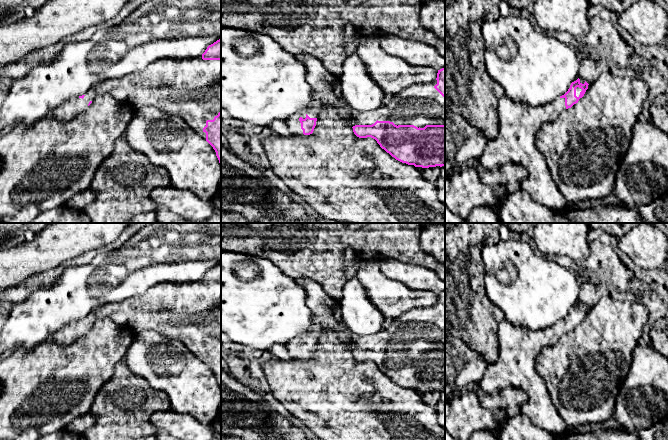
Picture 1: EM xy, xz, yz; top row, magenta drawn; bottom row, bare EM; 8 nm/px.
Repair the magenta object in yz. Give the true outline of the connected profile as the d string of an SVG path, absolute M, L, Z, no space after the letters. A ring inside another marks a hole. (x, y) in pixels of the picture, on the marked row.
M578 78L572 82L568 91L551 103L529 107L526 104L514 103L507 96L503 96L497 104L499 117L499 131L497 136L489 140L479 158L479 163L486 170L492 170L507 163L518 164L524 167L528 176L520 182L520 189L529 193L531 198L547 208L560 211L567 206L567 201L557 188L546 161L536 146L536 134L545 124L555 121L561 112L578 103L588 89L588 83L580 82Z

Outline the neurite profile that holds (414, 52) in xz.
M396 35L379 37L381 48L394 57L415 66L431 66L437 71L445 67L445 58L437 50L423 42L403 39Z

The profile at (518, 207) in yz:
M528 192L511 193L501 203L502 223L646 223L637 209L601 205L578 210L566 206L555 211L535 202Z

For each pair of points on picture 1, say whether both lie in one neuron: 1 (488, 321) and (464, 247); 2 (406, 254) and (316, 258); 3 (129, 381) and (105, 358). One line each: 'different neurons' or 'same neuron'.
1: same neuron
2: same neuron
3: different neurons

